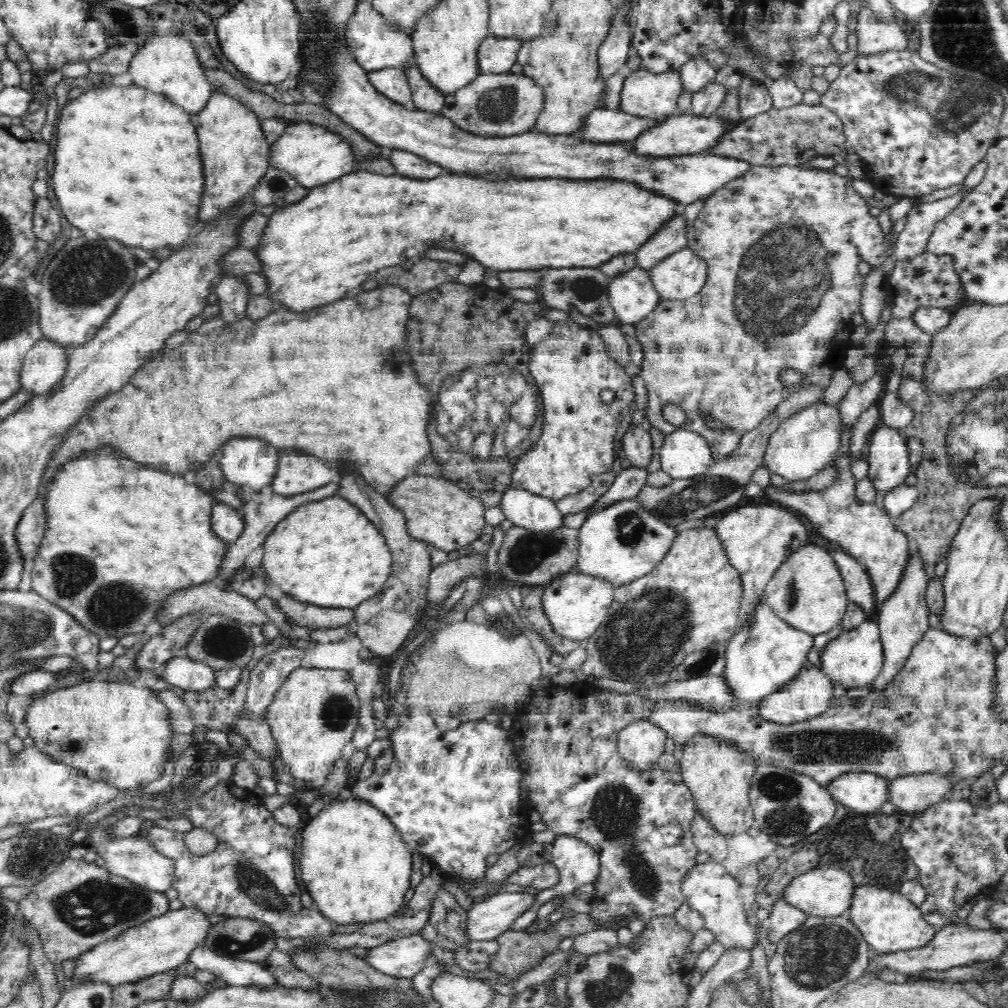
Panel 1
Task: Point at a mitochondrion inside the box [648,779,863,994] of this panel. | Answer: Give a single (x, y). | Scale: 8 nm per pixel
(817, 957)

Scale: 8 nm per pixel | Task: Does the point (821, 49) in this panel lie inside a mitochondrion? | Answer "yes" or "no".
yes

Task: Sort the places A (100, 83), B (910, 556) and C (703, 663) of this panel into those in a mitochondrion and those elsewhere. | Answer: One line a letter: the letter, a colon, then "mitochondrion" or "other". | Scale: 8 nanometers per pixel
A: other
B: other
C: mitochondrion

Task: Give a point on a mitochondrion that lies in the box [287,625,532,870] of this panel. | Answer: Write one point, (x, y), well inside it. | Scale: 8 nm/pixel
(335, 712)

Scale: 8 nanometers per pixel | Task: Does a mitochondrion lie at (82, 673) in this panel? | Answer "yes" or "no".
no

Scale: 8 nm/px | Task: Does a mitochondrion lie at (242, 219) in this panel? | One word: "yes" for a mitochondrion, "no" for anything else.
no

